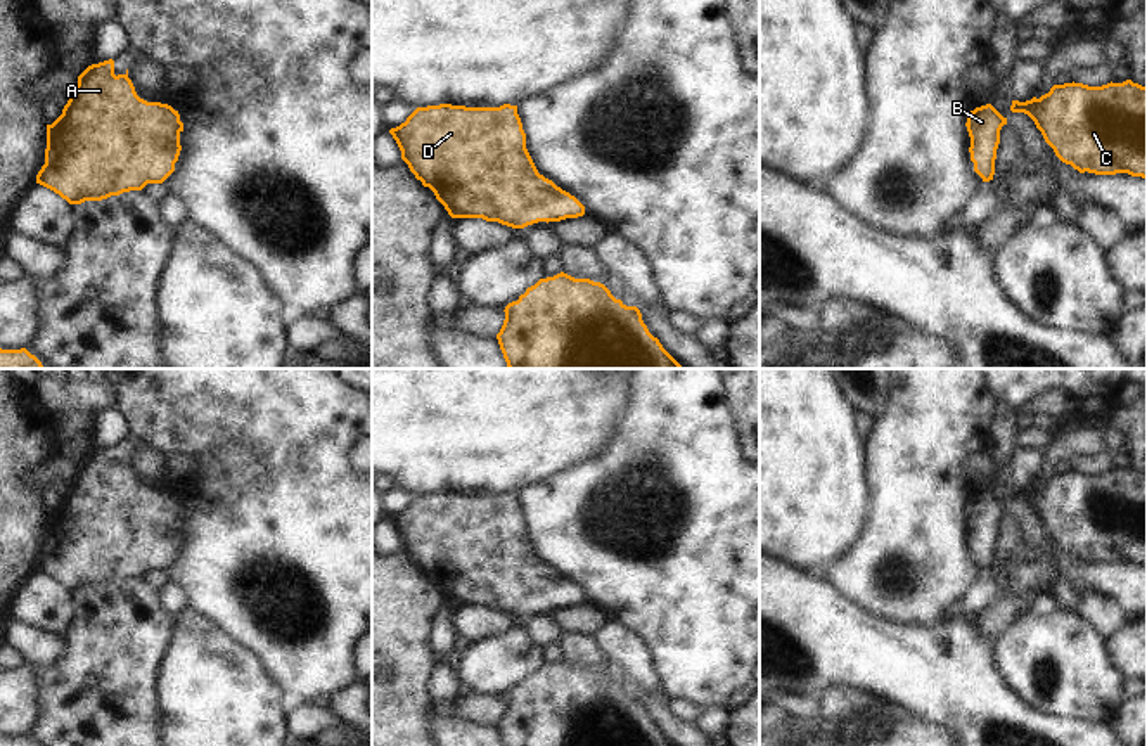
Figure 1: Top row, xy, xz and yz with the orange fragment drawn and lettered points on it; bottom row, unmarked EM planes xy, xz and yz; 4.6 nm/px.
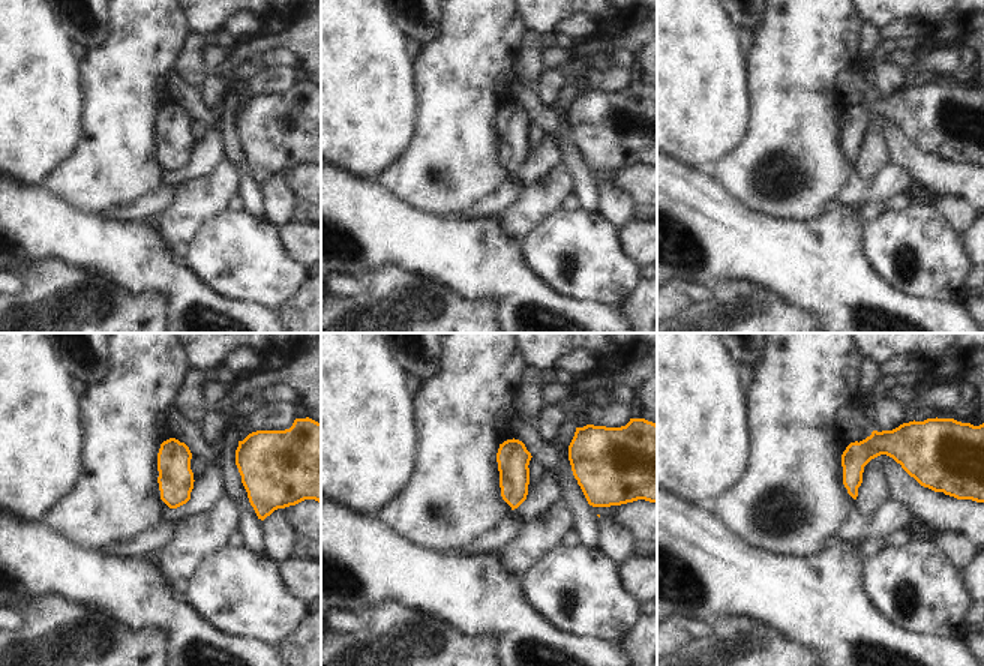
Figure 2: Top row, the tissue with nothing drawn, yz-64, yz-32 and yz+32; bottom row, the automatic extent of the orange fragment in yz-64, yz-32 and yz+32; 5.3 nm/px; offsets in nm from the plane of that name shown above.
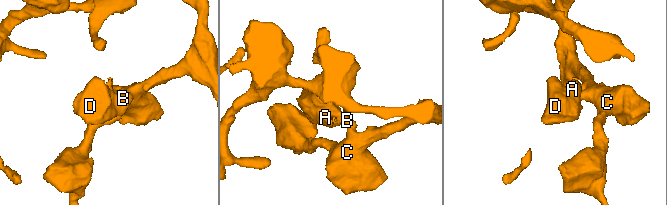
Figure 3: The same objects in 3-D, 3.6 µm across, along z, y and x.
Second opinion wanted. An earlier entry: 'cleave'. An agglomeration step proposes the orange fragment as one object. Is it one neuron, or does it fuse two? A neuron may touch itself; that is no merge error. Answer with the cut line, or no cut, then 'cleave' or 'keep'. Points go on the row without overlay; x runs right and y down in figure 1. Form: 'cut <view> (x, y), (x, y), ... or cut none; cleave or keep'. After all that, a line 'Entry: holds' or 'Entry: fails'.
cut none; keep
Entry: fails

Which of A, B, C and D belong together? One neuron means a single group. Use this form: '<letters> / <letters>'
A B C D

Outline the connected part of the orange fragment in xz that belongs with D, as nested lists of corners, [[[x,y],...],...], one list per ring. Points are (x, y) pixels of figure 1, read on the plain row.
[[[517,493],[417,495],[405,511],[391,516],[401,547],[424,575],[429,575],[452,606],[483,606],[512,616],[538,609],[561,609],[585,602],[585,594],[569,580],[538,561],[528,537]]]

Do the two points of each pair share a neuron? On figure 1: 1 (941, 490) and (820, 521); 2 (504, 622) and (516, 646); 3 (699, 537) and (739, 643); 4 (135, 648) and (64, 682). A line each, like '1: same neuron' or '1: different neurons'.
1: different neurons
2: different neurons
3: same neuron
4: same neuron

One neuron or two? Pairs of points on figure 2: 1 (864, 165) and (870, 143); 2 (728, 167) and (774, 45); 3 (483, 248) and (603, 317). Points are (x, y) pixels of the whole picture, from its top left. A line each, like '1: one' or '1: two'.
1: one
2: one
3: one

